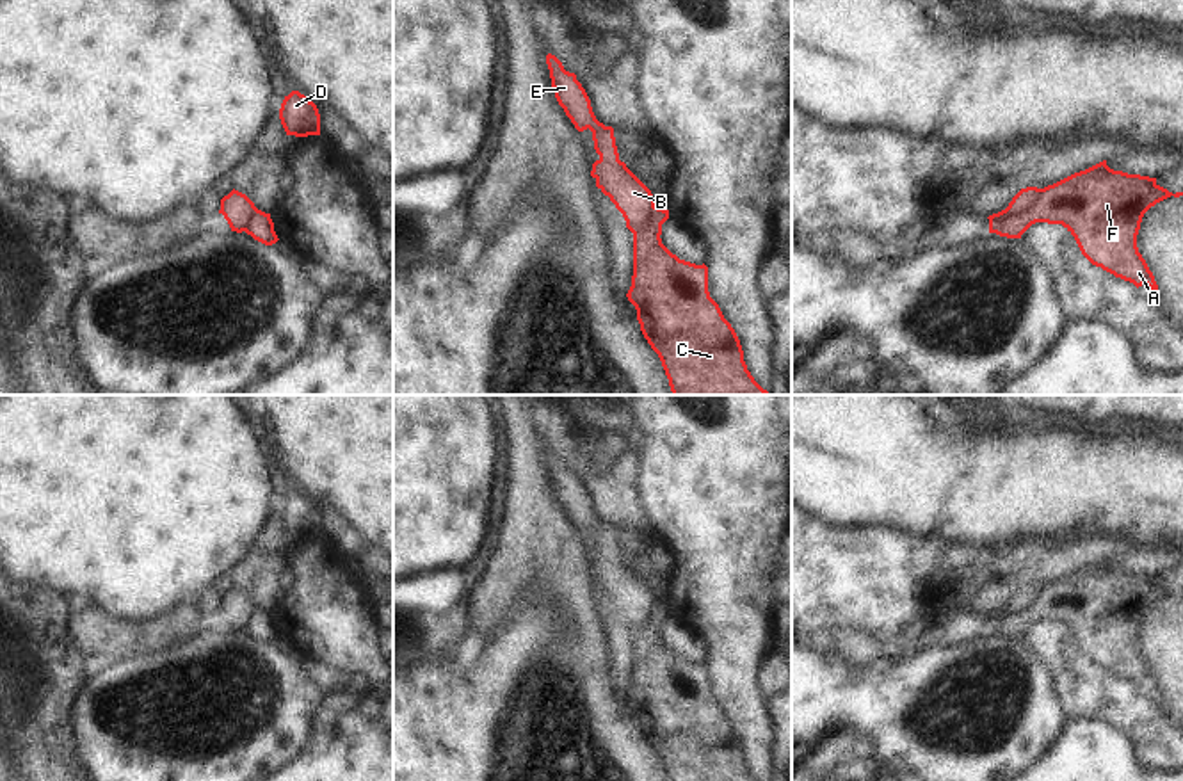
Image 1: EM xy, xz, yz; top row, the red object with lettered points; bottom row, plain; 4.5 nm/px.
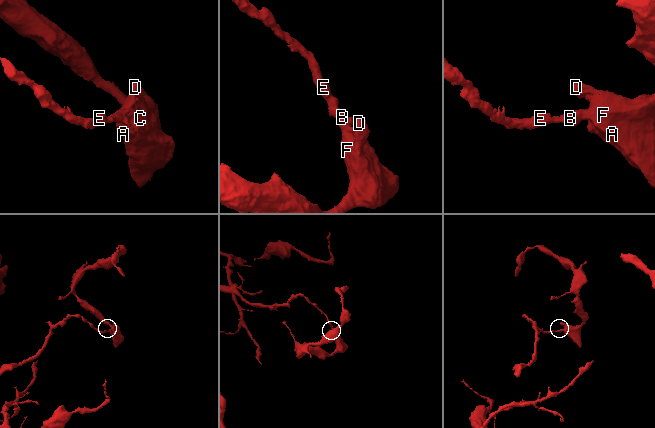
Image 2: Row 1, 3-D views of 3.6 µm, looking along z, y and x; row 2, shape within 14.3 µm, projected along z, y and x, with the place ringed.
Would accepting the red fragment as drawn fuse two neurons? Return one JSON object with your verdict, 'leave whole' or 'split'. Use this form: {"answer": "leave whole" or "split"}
{"answer": "split"}

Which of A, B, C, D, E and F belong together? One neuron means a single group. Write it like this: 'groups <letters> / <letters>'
groups A C D F / B E

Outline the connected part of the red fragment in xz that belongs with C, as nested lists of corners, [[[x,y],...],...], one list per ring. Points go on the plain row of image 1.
[[[655,605],[649,621],[633,632],[633,674],[626,692],[640,729],[658,753],[669,781],[756,781],[740,738],[708,690],[708,665],[680,658],[662,642],[669,608]]]

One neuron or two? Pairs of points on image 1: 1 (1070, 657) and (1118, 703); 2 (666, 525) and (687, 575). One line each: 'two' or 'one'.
1: one
2: one

